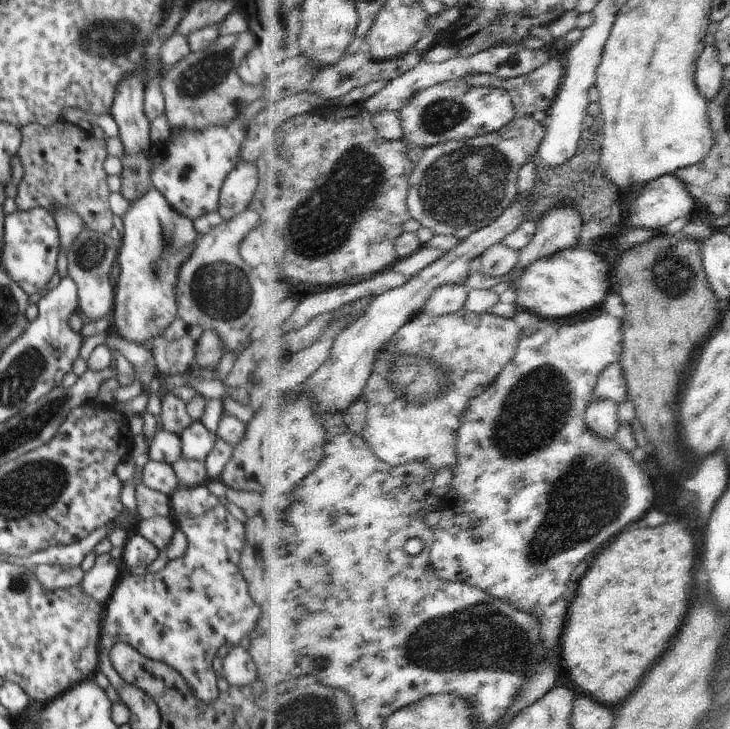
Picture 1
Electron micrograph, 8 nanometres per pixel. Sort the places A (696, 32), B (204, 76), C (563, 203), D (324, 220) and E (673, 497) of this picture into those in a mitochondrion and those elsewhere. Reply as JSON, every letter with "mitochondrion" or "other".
{"A":"other","B":"mitochondrion","C":"other","D":"mitochondrion","E":"other"}

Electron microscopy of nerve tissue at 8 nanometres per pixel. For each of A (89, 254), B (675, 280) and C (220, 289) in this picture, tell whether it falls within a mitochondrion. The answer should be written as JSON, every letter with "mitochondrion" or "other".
{"A":"mitochondrion","B":"mitochondrion","C":"mitochondrion"}

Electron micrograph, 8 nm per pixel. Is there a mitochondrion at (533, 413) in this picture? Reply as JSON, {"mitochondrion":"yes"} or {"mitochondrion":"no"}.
{"mitochondrion":"yes"}

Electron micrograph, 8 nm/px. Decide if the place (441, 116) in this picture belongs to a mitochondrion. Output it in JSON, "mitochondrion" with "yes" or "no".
{"mitochondrion":"yes"}

